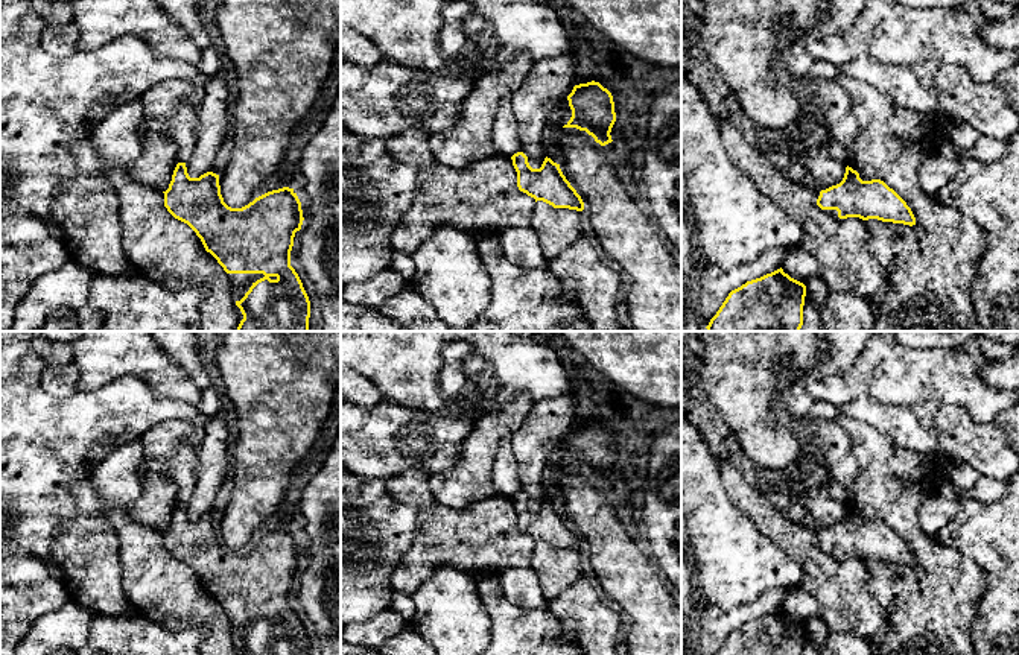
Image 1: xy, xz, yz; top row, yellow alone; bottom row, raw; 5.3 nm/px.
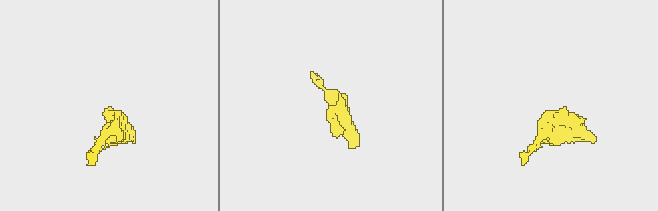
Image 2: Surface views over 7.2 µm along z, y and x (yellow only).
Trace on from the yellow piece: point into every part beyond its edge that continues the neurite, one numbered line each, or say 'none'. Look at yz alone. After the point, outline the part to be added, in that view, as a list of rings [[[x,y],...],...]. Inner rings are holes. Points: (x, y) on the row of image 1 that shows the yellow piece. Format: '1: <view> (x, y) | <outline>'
none

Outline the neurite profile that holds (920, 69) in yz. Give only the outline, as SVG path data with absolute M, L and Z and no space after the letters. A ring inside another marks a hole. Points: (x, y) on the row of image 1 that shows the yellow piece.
M925 59L925 61L920 61L917 64L914 64L913 70L919 79L919 82L925 87L925 88L929 88L934 85L934 79L935 79L935 74L940 68L940 62L938 61L934 61L934 59Z

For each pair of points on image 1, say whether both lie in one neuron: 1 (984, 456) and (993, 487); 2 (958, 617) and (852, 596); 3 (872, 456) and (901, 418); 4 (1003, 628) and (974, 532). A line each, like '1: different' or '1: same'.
1: different
2: different
3: different
4: same

